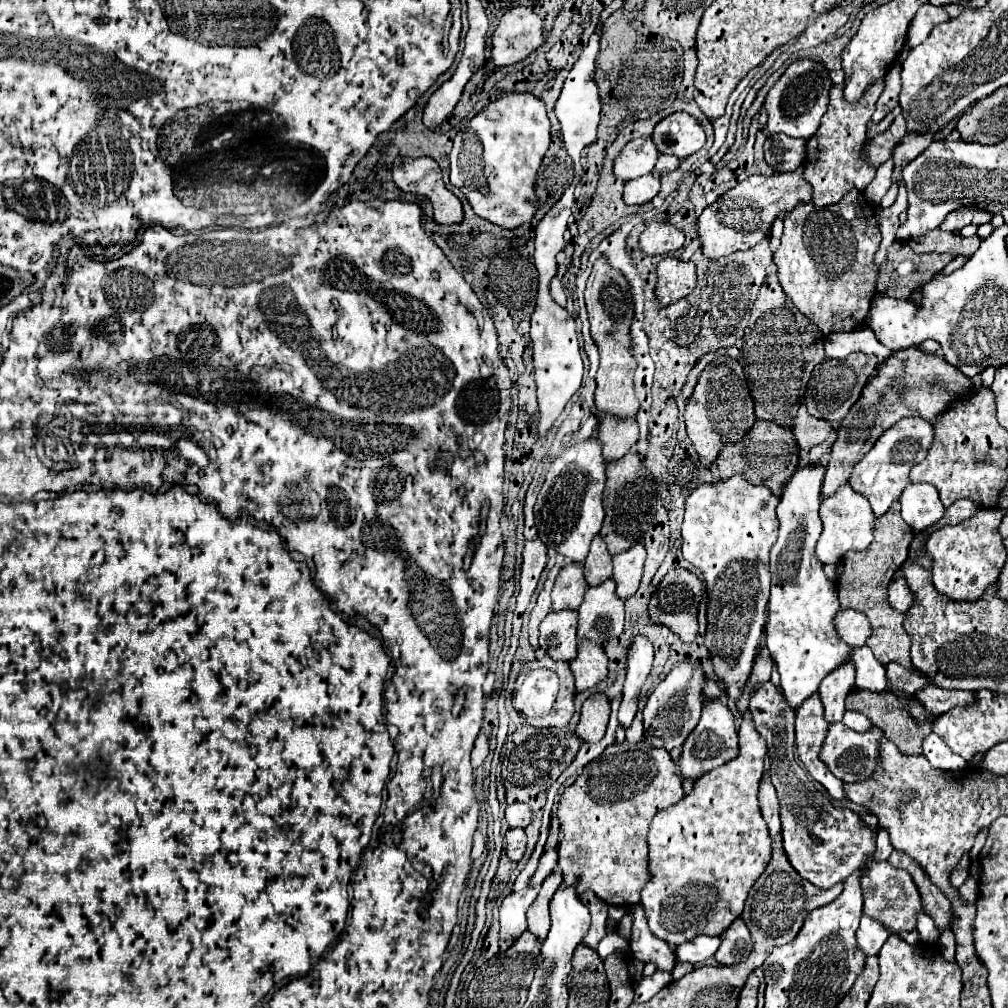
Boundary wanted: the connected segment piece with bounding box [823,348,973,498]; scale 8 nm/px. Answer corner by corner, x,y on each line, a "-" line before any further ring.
917,348
899,350
889,356
879,374
867,382
861,398
853,404
849,414
839,424
839,436
831,448
827,472
823,478
823,498
835,494
839,486
847,484
855,464
873,448
881,432
891,428
899,418
921,416
929,422
935,422
935,416
939,416
949,402
971,392
969,386
973,386
971,378
967,378
963,372
959,372
939,356
925,354

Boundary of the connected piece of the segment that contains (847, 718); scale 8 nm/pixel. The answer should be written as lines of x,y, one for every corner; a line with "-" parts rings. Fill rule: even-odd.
845,712
843,714
843,724
847,726
847,728
851,728
851,730
857,730
857,732
861,732
861,730
869,730
871,728
871,722
869,722
869,718
865,718
865,714
857,714
857,712

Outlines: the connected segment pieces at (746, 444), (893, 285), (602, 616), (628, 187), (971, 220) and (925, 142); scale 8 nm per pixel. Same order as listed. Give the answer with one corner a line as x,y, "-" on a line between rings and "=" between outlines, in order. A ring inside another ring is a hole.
757,420
753,428
749,430
749,436
741,440
741,444
725,444
725,450
717,456
717,470
721,480
731,478
735,474
743,474
753,484
765,484
773,492
781,490
783,484
791,478
791,474
797,470
797,446
795,436
785,426
777,426
767,420
=
893,242
889,246
887,262
879,268
877,292
899,300
909,298
911,290
929,282
941,272
951,256
939,254
915,254
905,242
=
607,580
601,586
585,592
583,604
577,610
577,638
605,644
623,634
623,600
615,596
615,582
=
647,174
637,180
625,182
623,200
625,200
625,204
645,204
645,202
653,200
657,196
657,192
659,192
659,180
651,174
=
961,208
961,210
955,210
955,212
949,212
947,218
943,220
943,224
939,226
941,230
947,230
947,232
957,232
961,230
963,226
969,226
969,224
985,224
989,222
993,216
985,210
977,210
977,208
=
939,132
937,134
907,134
893,150
893,160
896,166
900,165
904,168
907,162
917,158
937,138
941,138

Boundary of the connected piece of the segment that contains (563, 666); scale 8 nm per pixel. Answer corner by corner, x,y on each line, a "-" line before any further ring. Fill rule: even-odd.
545,656
543,660
529,662
527,668
529,670
533,670
533,668
549,668
559,676
559,694
557,694
557,700
553,704
551,714
545,716
545,718
527,718
527,722
537,726
537,728
551,728
551,726
563,728
571,720
571,716
575,712
575,708
573,708
575,686
573,686
573,674
569,670
569,664
567,662
555,662
555,660

